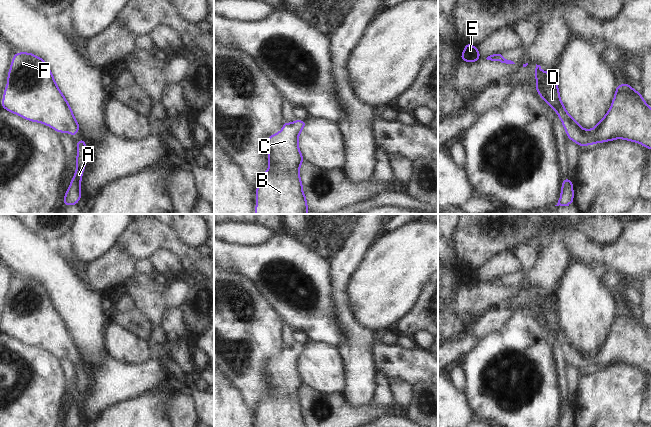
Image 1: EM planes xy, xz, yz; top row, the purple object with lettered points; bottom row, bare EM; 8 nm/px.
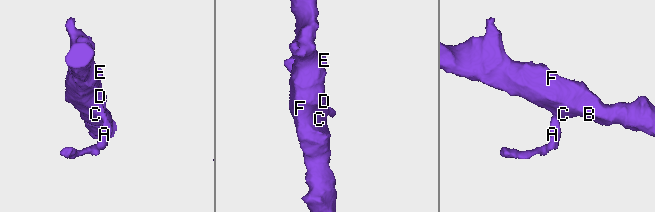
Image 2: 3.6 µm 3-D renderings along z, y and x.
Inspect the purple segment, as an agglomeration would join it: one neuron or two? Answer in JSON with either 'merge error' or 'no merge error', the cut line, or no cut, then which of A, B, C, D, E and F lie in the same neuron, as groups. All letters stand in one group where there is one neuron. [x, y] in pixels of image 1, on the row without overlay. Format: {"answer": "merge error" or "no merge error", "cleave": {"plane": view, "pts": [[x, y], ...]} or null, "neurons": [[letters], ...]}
{"answer": "no merge error", "cleave": null, "neurons": [["A", "B", "C", "D", "E", "F"]]}

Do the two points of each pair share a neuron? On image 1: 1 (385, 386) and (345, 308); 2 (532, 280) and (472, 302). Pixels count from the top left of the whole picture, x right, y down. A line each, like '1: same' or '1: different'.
1: different
2: same

